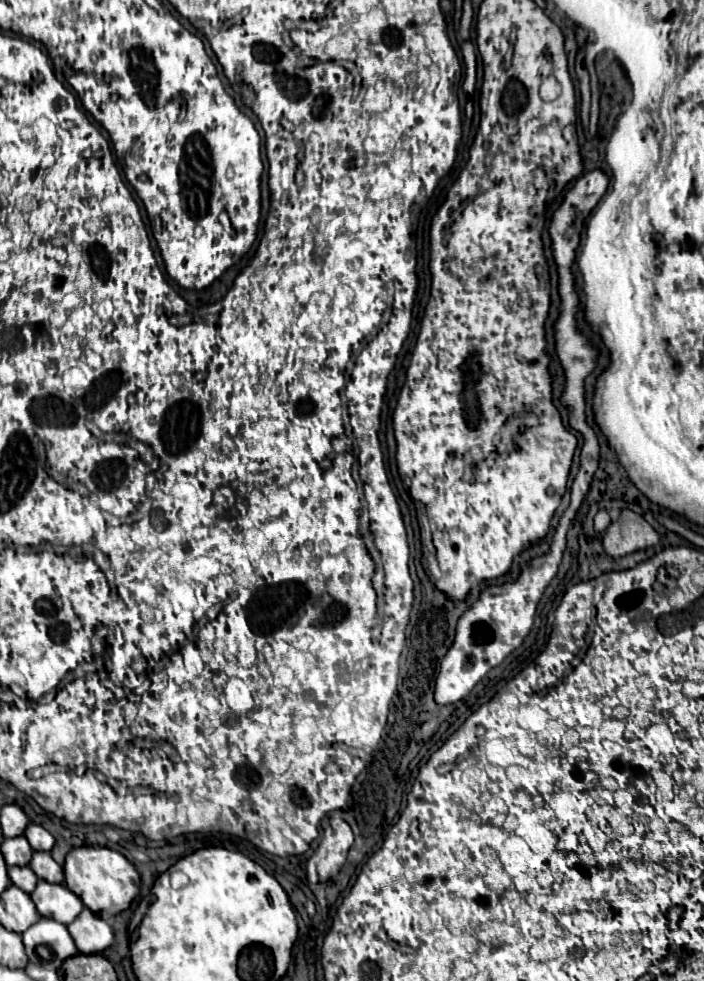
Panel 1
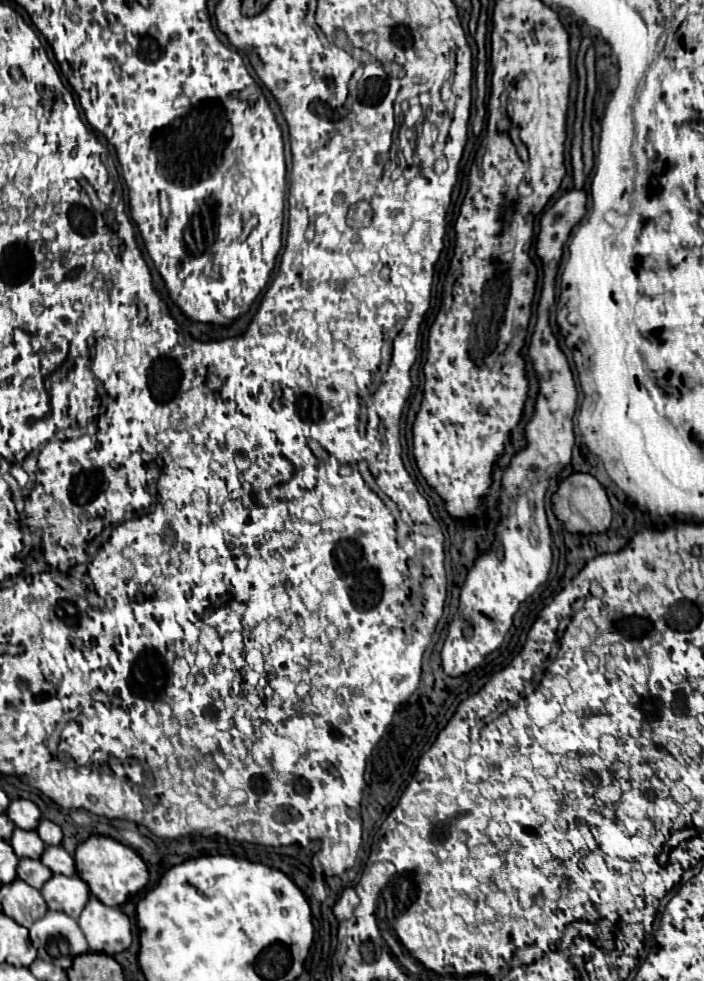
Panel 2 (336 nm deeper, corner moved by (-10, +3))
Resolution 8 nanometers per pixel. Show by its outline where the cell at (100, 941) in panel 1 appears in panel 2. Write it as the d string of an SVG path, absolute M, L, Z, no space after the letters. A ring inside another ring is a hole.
M94 895L84 907L80 919L80 929L88 939L90 951L116 955L130 947L130 921L118 907L108 907L100 903Z

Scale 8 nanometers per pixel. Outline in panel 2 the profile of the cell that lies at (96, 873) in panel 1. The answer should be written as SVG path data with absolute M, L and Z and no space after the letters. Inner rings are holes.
M104 835L88 837L82 845L78 845L74 853L74 861L76 861L78 877L86 881L92 895L98 897L104 905L112 905L112 907L124 905L130 897L138 895L142 887L148 883L148 869L142 857L132 847L126 847L114 841L112 837L104 837Z

